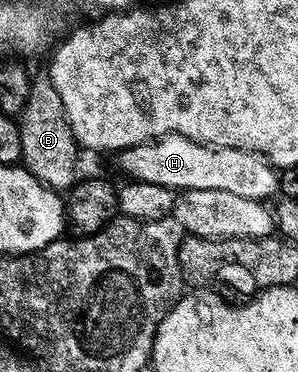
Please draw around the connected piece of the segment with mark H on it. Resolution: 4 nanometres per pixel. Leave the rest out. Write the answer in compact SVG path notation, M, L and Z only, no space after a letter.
M160 136L156 140L147 140L131 148L123 148L120 153L122 168L130 180L156 182L156 186L168 186L175 190L228 190L228 194L240 194L240 198L252 198L269 201L273 192L280 188L280 176L273 164L258 152L249 152L243 148L211 148L208 144L197 144L186 136Z

